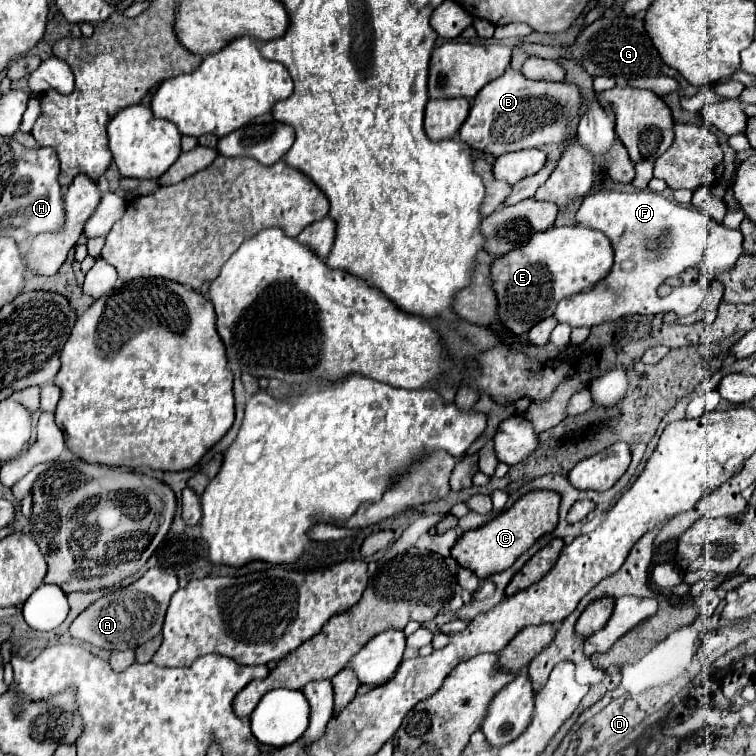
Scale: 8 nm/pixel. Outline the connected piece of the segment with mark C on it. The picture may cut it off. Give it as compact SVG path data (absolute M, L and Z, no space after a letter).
M533 490L521 496L509 510L501 512L497 518L493 518L489 524L465 532L457 544L451 548L451 556L463 566L475 572L481 580L487 576L493 576L495 572L503 572L513 562L527 552L533 542L537 542L541 536L551 534L557 528L559 520L559 500L561 496L553 490Z

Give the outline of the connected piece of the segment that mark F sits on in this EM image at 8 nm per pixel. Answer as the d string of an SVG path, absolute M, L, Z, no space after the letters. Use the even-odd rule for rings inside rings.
M593 192L583 198L575 218L581 226L607 234L615 250L615 264L603 282L557 304L553 318L571 328L591 328L621 316L655 316L669 310L679 316L693 314L703 302L709 282L727 272L743 252L743 236L739 230L729 230L703 216L703 212L667 200L657 192ZM689 268L699 270L699 278L693 284L679 284L669 296L657 296L657 288L663 282L675 280Z

